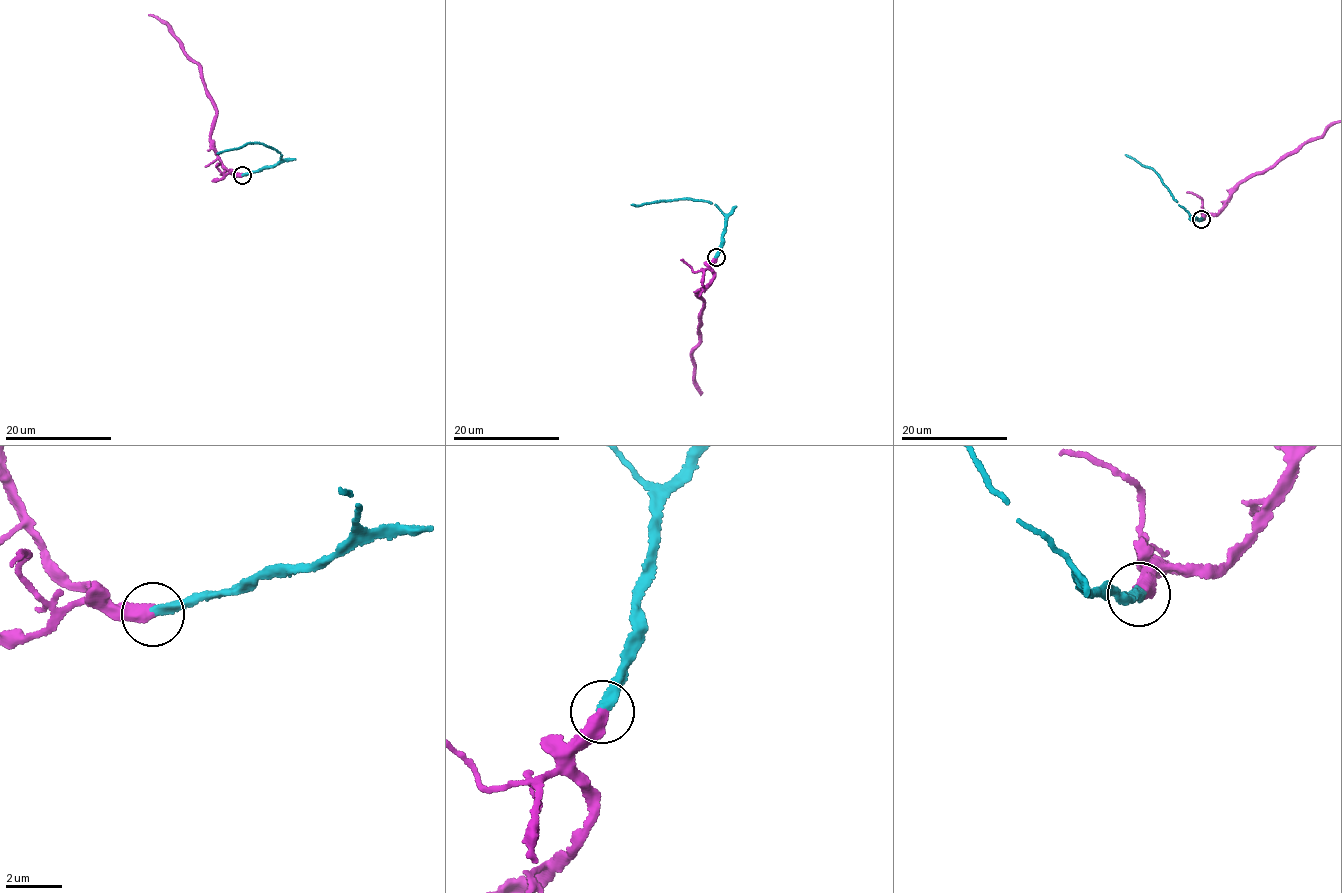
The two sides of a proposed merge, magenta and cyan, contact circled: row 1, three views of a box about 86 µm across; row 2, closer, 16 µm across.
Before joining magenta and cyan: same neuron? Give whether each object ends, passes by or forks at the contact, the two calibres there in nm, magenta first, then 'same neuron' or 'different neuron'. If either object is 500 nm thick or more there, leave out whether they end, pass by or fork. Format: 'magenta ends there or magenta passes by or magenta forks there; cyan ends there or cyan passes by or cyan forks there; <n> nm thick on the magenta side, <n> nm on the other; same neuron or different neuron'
550 nm thick on the magenta side, 320 nm on the other; same neuron

